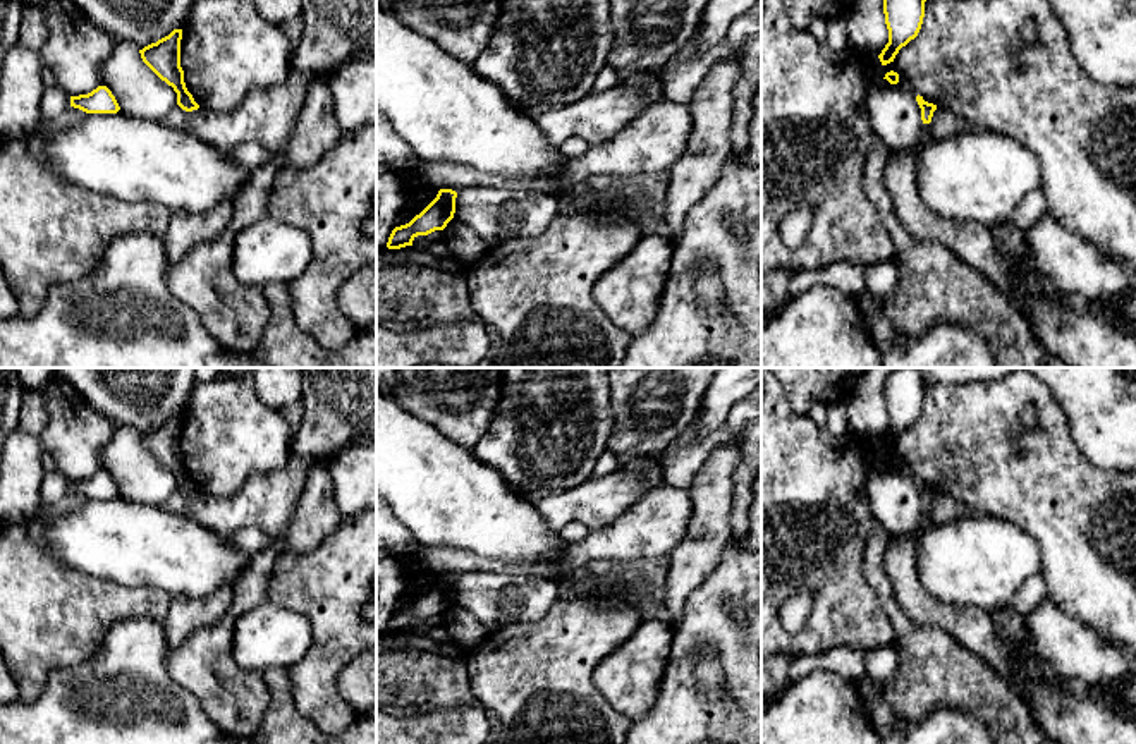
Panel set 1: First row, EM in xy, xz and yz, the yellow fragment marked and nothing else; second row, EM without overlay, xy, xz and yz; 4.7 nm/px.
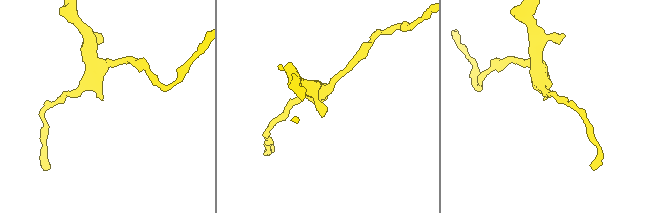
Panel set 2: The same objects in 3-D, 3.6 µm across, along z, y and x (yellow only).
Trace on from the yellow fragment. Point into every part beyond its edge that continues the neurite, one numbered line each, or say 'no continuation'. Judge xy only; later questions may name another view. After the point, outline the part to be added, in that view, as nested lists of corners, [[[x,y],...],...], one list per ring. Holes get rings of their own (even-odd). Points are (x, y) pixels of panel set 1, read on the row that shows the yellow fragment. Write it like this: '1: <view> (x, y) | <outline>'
no continuation

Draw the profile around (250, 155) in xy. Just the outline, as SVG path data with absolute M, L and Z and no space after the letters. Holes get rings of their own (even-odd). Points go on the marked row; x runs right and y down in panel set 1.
M237 141L225 149L225 155L246 172L254 172L256 168L266 165L268 162L284 163L284 158L278 158L268 153L256 141Z

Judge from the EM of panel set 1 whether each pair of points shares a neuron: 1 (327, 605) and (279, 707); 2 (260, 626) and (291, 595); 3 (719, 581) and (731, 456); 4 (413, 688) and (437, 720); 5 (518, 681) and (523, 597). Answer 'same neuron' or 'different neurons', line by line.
1: different neurons
2: different neurons
3: different neurons
4: different neurons
5: different neurons

